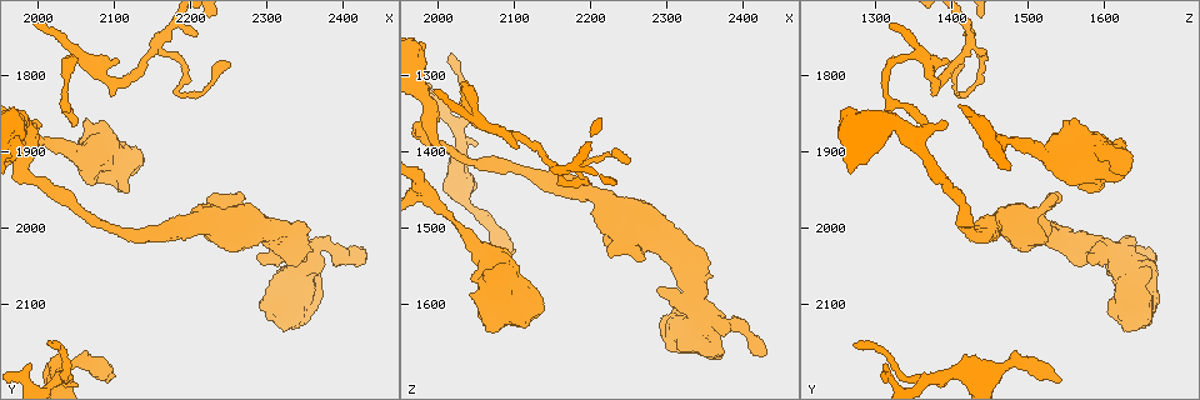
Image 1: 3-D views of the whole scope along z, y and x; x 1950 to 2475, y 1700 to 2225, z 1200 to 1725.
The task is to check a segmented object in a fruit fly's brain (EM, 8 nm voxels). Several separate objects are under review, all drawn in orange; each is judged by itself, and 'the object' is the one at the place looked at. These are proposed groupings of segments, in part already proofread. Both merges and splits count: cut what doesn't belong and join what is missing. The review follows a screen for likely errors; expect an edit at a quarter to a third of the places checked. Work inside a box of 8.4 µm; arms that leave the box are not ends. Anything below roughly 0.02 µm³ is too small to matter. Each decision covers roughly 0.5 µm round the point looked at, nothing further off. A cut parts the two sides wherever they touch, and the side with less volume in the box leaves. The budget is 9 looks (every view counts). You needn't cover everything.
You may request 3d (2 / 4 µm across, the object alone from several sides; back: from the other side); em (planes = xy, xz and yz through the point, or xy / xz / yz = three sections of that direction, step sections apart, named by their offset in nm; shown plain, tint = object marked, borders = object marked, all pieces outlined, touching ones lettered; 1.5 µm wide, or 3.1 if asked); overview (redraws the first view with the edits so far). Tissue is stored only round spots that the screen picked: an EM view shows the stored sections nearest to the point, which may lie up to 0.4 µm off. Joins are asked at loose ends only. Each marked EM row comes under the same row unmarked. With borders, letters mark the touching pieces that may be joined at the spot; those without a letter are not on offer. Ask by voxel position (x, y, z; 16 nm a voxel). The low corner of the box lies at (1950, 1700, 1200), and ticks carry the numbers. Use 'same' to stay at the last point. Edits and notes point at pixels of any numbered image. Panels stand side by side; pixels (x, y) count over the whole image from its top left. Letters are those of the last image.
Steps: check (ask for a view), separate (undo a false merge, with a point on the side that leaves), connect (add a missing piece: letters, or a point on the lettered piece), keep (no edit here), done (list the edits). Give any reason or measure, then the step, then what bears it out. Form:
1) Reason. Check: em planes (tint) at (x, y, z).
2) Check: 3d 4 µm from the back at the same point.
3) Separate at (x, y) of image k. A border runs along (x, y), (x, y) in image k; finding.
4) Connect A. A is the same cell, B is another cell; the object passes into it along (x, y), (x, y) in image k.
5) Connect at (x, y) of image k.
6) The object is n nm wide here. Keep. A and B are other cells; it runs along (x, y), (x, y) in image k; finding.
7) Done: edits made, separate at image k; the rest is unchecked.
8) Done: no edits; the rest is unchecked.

Branch stops here. Check: em planes (borders) at (2050, 1865, 1370).

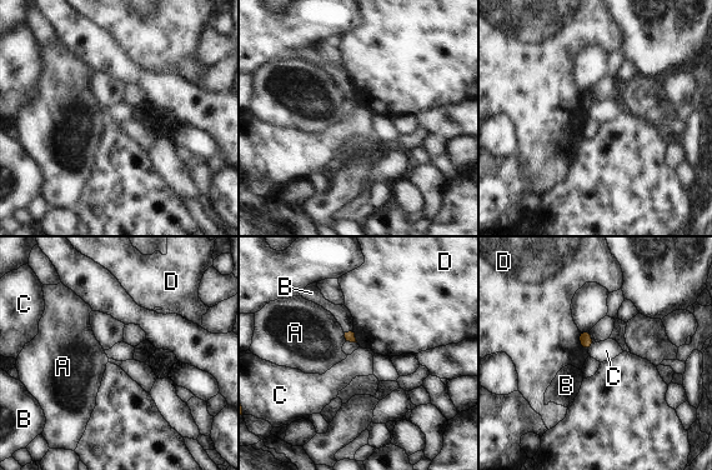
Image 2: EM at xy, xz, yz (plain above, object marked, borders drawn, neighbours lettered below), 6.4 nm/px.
The longest contact is with D, 150 nm. Keep. A, B, C and D are other cells; a border runs along (592, 343), (587, 350) in image 2; none of them fits.

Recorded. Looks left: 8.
Thin end. Check: em planes (borders) at (2205, 1745, 1425).

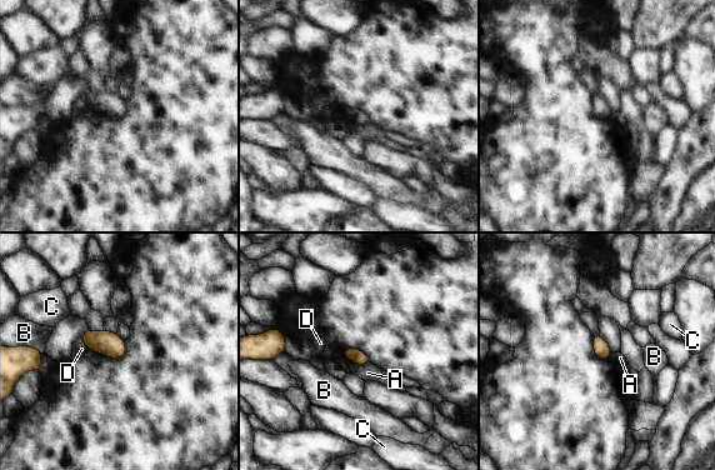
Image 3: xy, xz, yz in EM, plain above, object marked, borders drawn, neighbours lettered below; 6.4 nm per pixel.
Keep. A, B, C and D are other cells; a border runs along (369, 361), (360, 366) in image 3; none of them fits.

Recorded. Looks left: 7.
An open end. Check: 3d 2 µm at (2265, 1960, 1540).

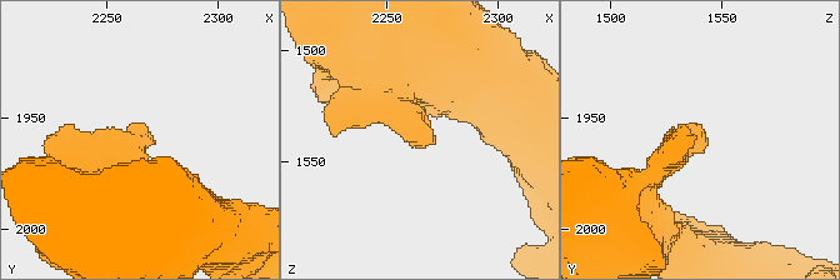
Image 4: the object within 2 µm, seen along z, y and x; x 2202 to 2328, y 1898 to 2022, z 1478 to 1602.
Need the tissue. Check: em planes (borders) at (2259, 1963, 1542).

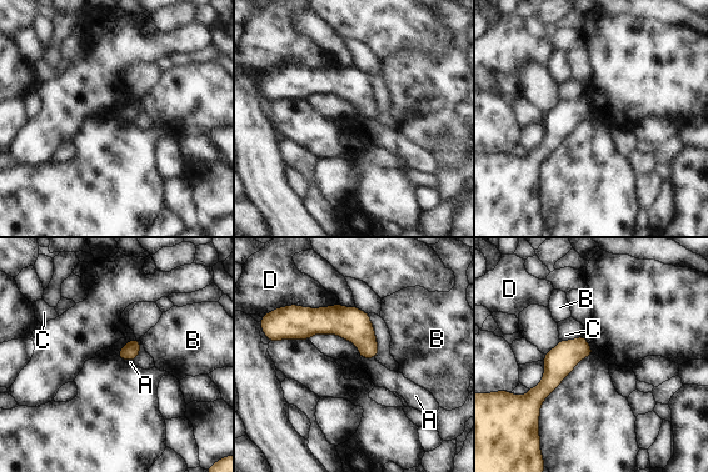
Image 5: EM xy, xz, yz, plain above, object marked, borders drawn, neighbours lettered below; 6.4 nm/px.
Keep. A, B, C and D are other cells; a border runs along (362, 357), (374, 358) in image 5; none of them fits.

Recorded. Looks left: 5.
Side arm on a straight run. Check: em yz step 8 (borders) at (2340, 2025, 1595).

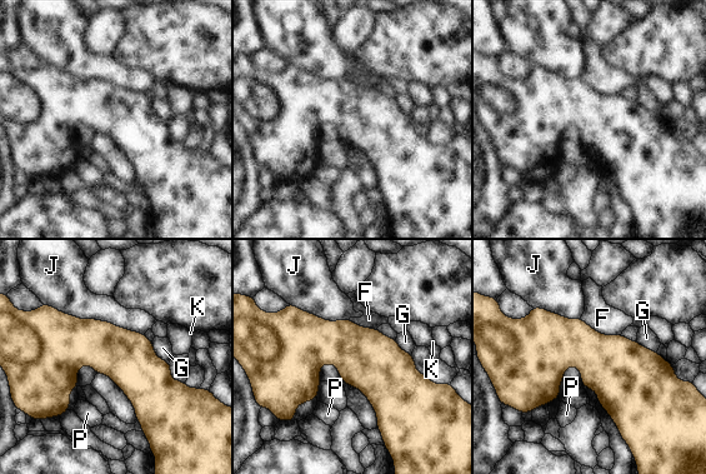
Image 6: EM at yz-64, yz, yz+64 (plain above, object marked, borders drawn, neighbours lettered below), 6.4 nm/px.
Keep. F, G, J, K and P are other cells; it runs along (39, 355), (123, 355), (181, 384) in image 6; all the same neuron.

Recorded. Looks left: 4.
Done: no edits; the rest is unchecked.

